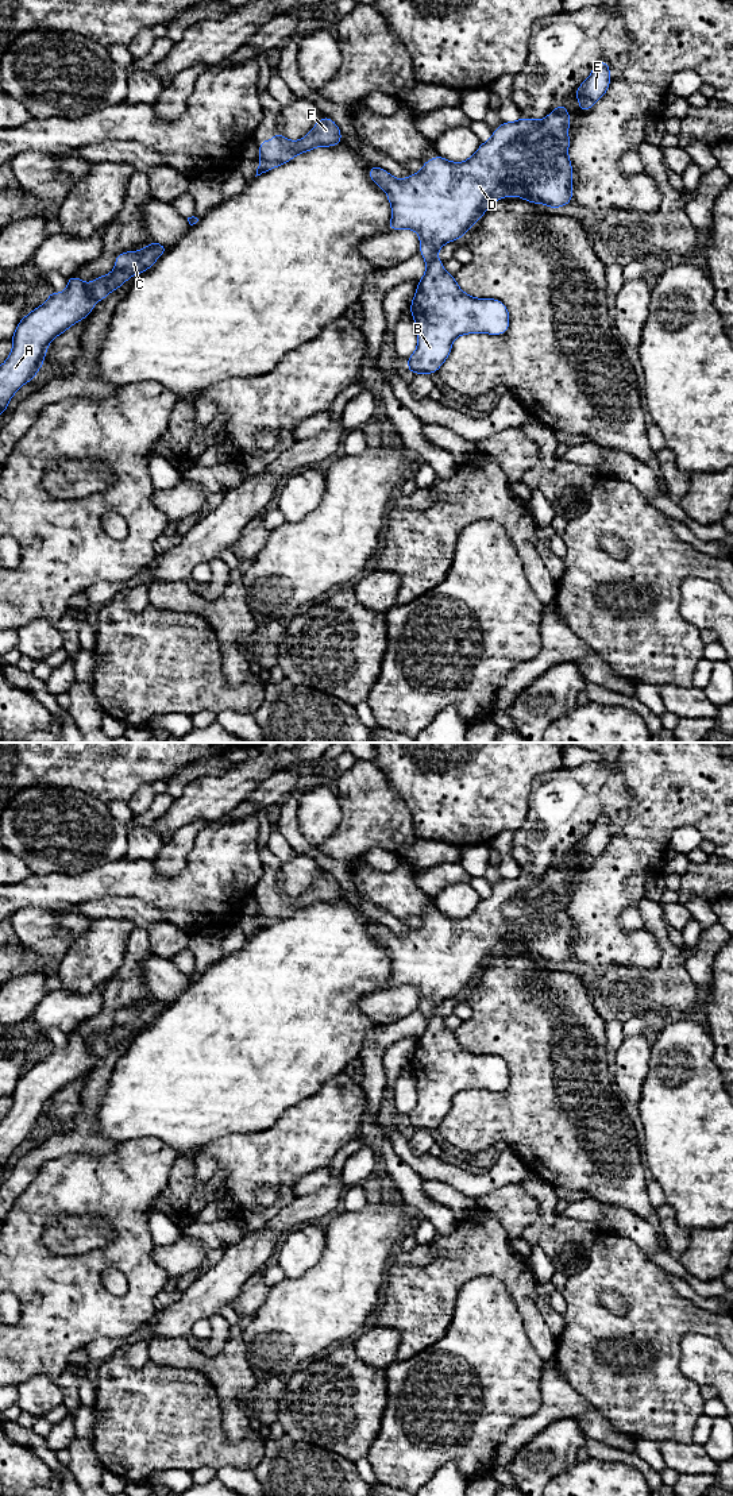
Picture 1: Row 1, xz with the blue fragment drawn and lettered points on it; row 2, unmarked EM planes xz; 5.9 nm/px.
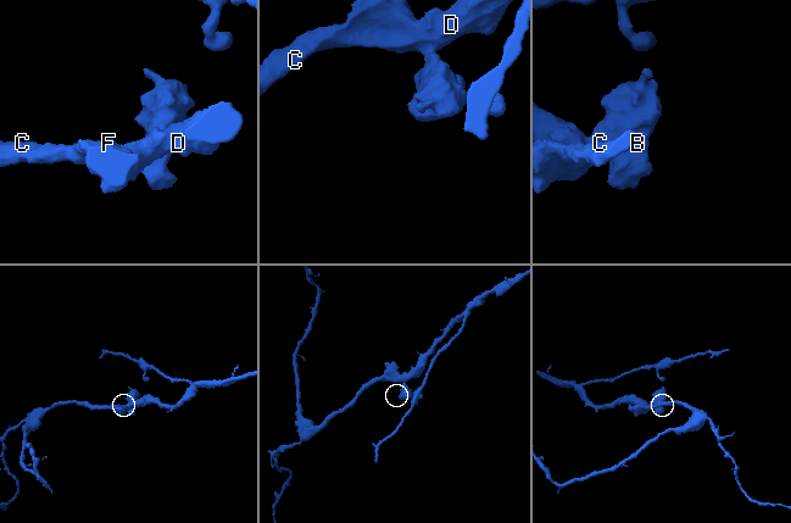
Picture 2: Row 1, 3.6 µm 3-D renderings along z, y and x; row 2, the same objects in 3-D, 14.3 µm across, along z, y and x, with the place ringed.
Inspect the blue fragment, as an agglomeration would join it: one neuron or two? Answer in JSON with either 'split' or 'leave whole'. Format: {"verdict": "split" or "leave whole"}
{"verdict": "leave whole"}

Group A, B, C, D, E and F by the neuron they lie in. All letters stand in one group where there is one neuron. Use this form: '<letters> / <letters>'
A B C D E F

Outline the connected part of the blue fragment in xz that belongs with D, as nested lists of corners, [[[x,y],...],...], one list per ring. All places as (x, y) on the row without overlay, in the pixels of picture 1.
[[[563,859],[541,876],[521,874],[506,879],[493,887],[493,892],[482,898],[479,905],[464,918],[451,918],[440,910],[435,915],[423,919],[420,929],[400,936],[379,922],[369,925],[369,933],[386,948],[391,961],[391,978],[387,982],[393,986],[413,986],[420,994],[420,1010],[427,1019],[424,1033],[417,1038],[414,1053],[409,1068],[413,1072],[417,1086],[417,1104],[405,1118],[409,1130],[435,1130],[451,1110],[454,1096],[467,1090],[504,1091],[509,1086],[510,1073],[506,1061],[497,1054],[477,1054],[466,1050],[455,1037],[455,1033],[444,1026],[439,1014],[439,1006],[450,998],[462,992],[485,971],[490,961],[508,952],[524,955],[532,960],[545,960],[552,965],[568,961],[572,957],[572,921],[568,914],[570,892],[568,882],[571,872]]]

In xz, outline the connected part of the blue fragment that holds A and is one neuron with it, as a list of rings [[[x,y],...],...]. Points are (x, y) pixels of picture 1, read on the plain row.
[[[153,995],[140,1007],[120,1009],[113,1027],[96,1033],[92,1040],[70,1032],[65,1048],[50,1046],[49,1056],[24,1072],[11,1094],[12,1107],[0,1122],[0,1171],[7,1168],[13,1150],[35,1134],[54,1094],[89,1072],[97,1057],[121,1044],[130,1033],[147,1027],[167,1005]]]

